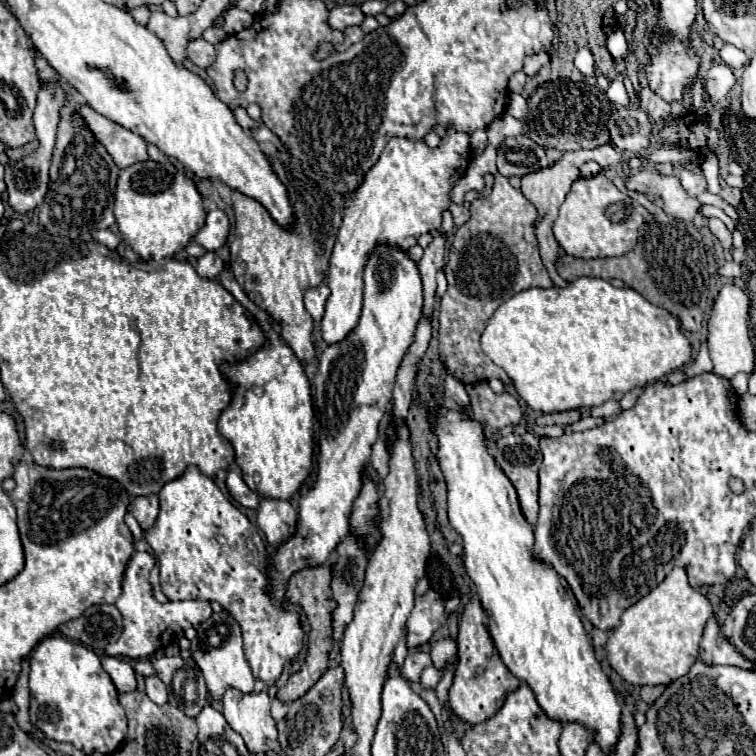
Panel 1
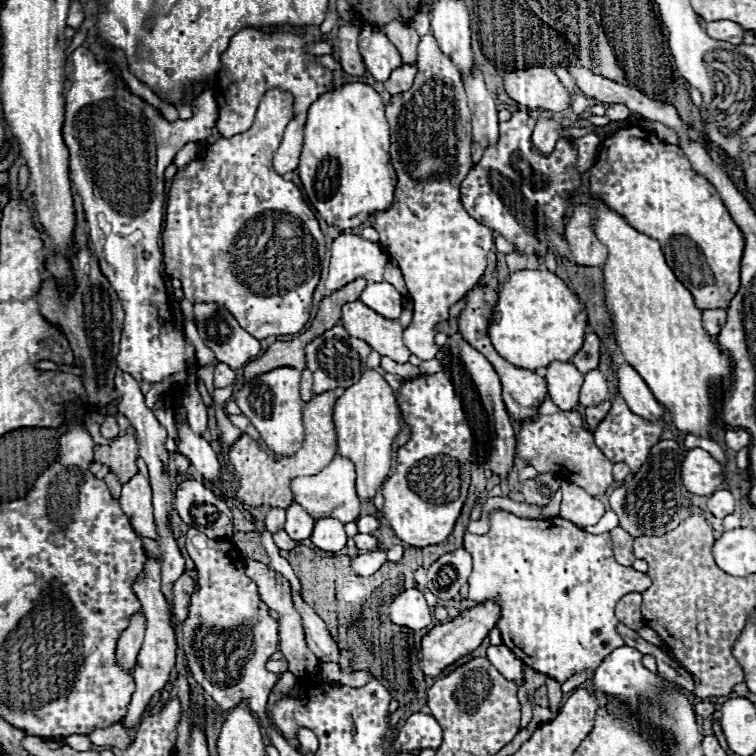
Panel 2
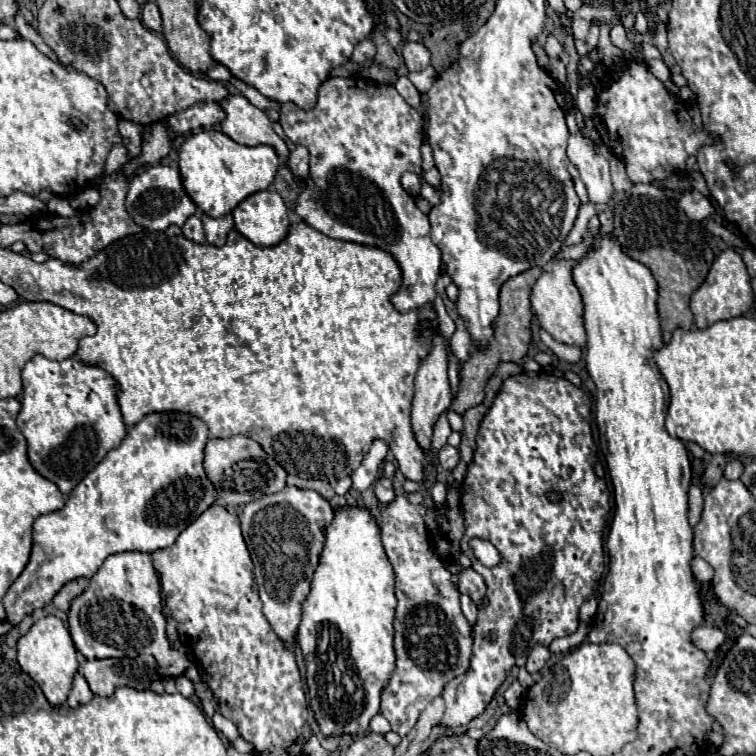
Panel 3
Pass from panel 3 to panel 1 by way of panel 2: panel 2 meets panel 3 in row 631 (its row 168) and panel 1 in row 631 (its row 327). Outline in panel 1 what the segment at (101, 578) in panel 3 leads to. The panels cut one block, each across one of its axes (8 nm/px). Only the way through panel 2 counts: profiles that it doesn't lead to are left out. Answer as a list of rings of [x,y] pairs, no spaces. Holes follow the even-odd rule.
[[[134,552],[126,572],[124,572],[124,582],[122,582],[122,594],[116,600],[116,608],[122,614],[124,620],[124,632],[118,642],[106,646],[108,656],[126,656],[126,658],[144,658],[156,652],[162,646],[168,646],[174,638],[174,634],[184,632],[190,626],[196,626],[212,616],[212,606],[202,600],[186,600],[186,602],[168,602],[160,604],[152,596],[150,588],[150,570],[154,566],[154,558],[148,552]]]

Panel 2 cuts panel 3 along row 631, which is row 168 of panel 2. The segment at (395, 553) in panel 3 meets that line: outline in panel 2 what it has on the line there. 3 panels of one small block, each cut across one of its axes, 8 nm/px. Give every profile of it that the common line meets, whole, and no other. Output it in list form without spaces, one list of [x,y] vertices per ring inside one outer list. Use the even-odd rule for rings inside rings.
[[[426,34],[422,36],[420,44],[418,44],[418,60],[416,60],[416,66],[418,66],[418,74],[416,74],[416,80],[412,84],[412,88],[408,92],[400,92],[400,94],[394,94],[390,98],[390,102],[386,104],[386,120],[390,124],[390,136],[392,136],[392,148],[390,148],[390,156],[392,156],[392,164],[394,164],[394,170],[398,174],[398,184],[396,184],[396,192],[394,192],[394,204],[390,210],[384,210],[384,212],[376,212],[376,222],[374,222],[374,228],[378,230],[380,234],[380,244],[386,248],[386,252],[390,254],[390,258],[394,258],[404,274],[404,280],[406,280],[406,288],[408,288],[408,294],[412,298],[412,304],[414,304],[414,318],[410,322],[410,326],[404,330],[404,342],[406,346],[410,348],[412,354],[416,354],[420,360],[432,360],[436,356],[436,352],[440,350],[436,344],[434,344],[434,336],[438,334],[436,326],[440,322],[446,322],[448,320],[448,310],[450,306],[454,306],[468,290],[472,290],[480,276],[484,274],[486,270],[486,254],[488,250],[492,250],[494,246],[494,234],[490,228],[482,226],[480,222],[476,222],[460,204],[460,182],[466,178],[466,174],[470,172],[472,168],[472,158],[470,158],[470,144],[472,144],[472,138],[470,138],[470,110],[468,110],[468,104],[466,104],[466,92],[464,92],[464,86],[462,86],[462,78],[460,78],[460,72],[456,70],[456,66],[450,62],[450,58],[446,54],[442,54],[442,50],[438,48],[436,40],[432,34]]]

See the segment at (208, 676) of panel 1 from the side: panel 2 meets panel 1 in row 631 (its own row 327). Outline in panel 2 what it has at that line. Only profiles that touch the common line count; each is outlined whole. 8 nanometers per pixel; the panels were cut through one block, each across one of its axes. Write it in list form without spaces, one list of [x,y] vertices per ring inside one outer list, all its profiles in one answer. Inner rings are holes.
[[[194,304],[194,318],[198,318],[198,332],[204,344],[216,354],[218,362],[228,364],[232,370],[242,368],[244,364],[248,364],[248,360],[260,354],[260,342],[252,338],[248,332],[244,332],[234,320],[234,316],[228,314],[218,304]]]

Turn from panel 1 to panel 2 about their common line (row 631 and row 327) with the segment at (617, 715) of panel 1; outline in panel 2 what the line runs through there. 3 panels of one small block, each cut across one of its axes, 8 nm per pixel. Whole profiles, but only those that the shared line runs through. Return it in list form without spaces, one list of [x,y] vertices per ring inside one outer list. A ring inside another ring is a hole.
[[[520,270],[500,288],[490,322],[496,352],[518,368],[538,370],[550,362],[568,362],[584,342],[586,310],[578,296],[548,270]]]

